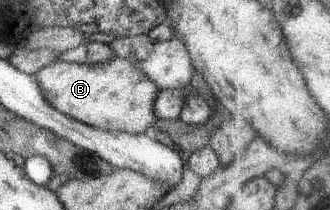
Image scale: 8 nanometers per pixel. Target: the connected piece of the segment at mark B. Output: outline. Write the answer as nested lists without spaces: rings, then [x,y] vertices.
[[[116,56],[110,62],[97,65],[81,65],[58,59],[52,64],[38,69],[38,72],[32,76],[38,81],[42,96],[50,103],[50,106],[71,119],[101,131],[144,133],[146,128],[153,126],[158,120],[154,114],[155,96],[160,92],[158,86],[146,78],[146,75],[136,69],[134,65]]]

